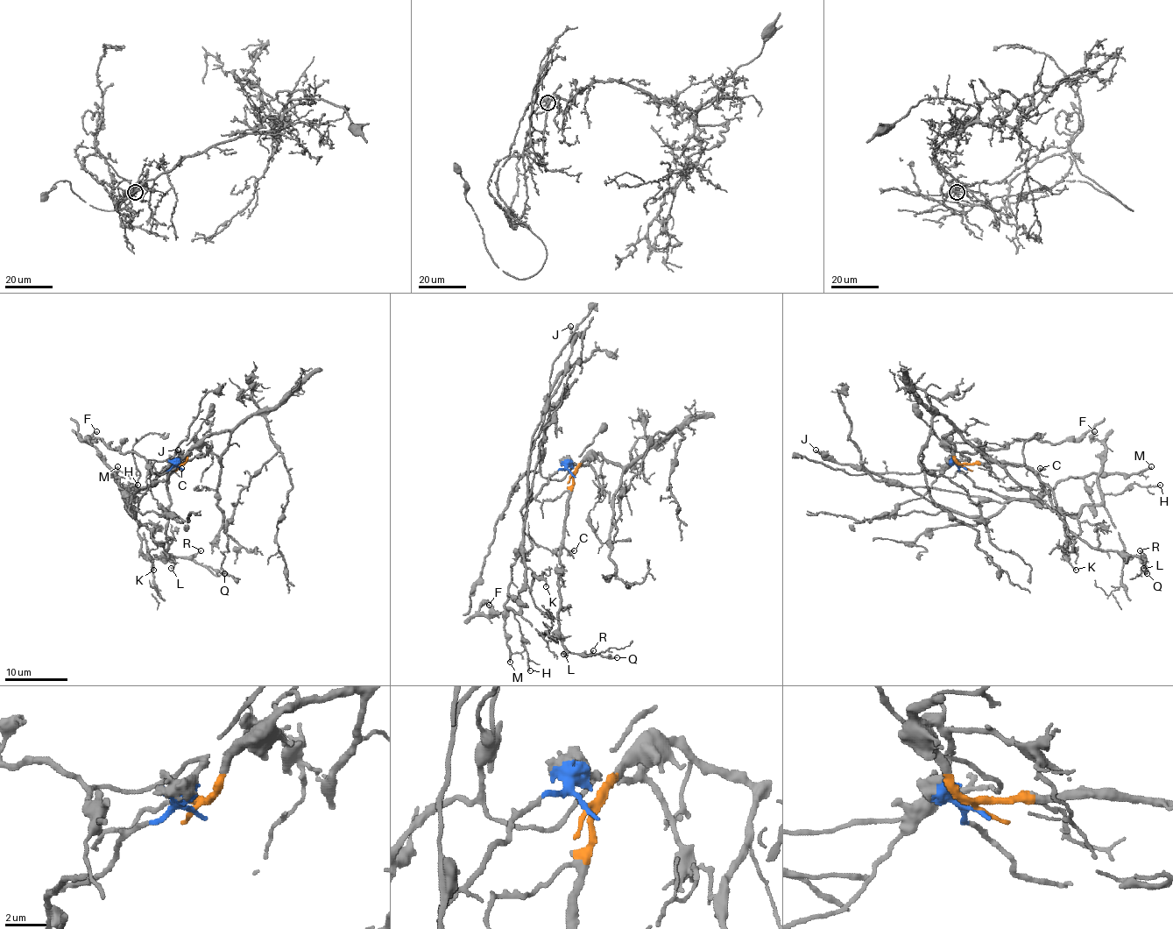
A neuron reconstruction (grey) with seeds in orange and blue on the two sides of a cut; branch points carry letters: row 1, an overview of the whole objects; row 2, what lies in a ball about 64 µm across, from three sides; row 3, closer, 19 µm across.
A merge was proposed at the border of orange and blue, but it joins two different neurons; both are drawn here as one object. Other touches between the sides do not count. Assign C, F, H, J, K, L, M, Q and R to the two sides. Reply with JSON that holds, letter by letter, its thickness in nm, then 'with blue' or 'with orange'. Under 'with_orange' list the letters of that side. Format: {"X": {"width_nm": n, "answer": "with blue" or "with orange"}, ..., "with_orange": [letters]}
{"C": {"width_nm": 130, "answer": "with orange"}, "F": {"width_nm": 180, "answer": "with blue"}, "H": {"width_nm": 150, "answer": "with blue"}, "J": {"width_nm": 220, "answer": "with blue"}, "K": {"width_nm": 130, "answer": "with blue"}, "L": {"width_nm": 200, "answer": "with orange"}, "M": {"width_nm": 240, "answer": "with blue"}, "Q": {"width_nm": 190, "answer": "with orange"}, "R": {"width_nm": 120, "answer": "with orange"}, "with_orange": ["C", "L", "Q", "R"]}

